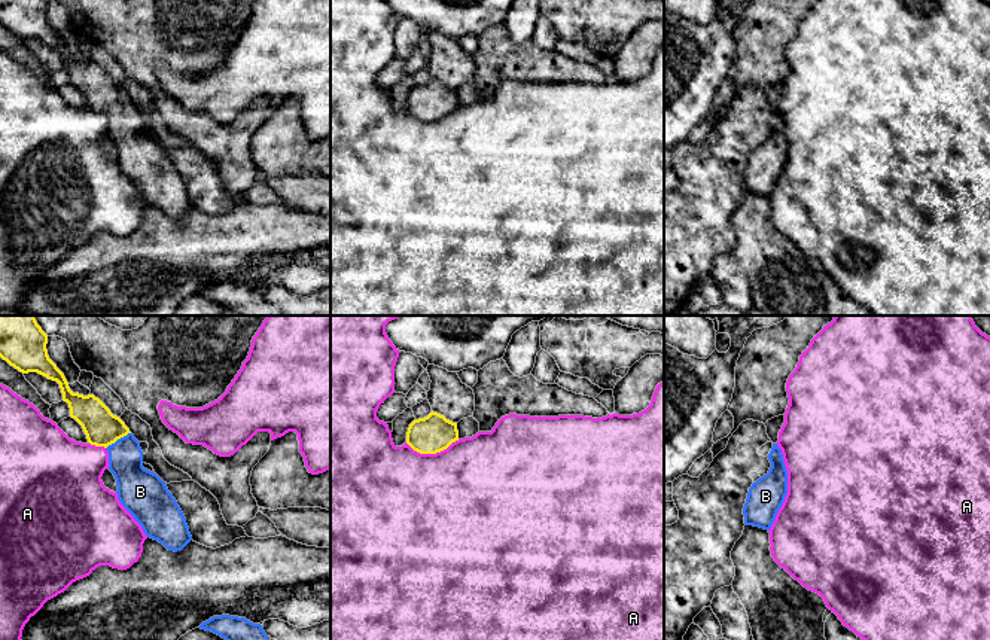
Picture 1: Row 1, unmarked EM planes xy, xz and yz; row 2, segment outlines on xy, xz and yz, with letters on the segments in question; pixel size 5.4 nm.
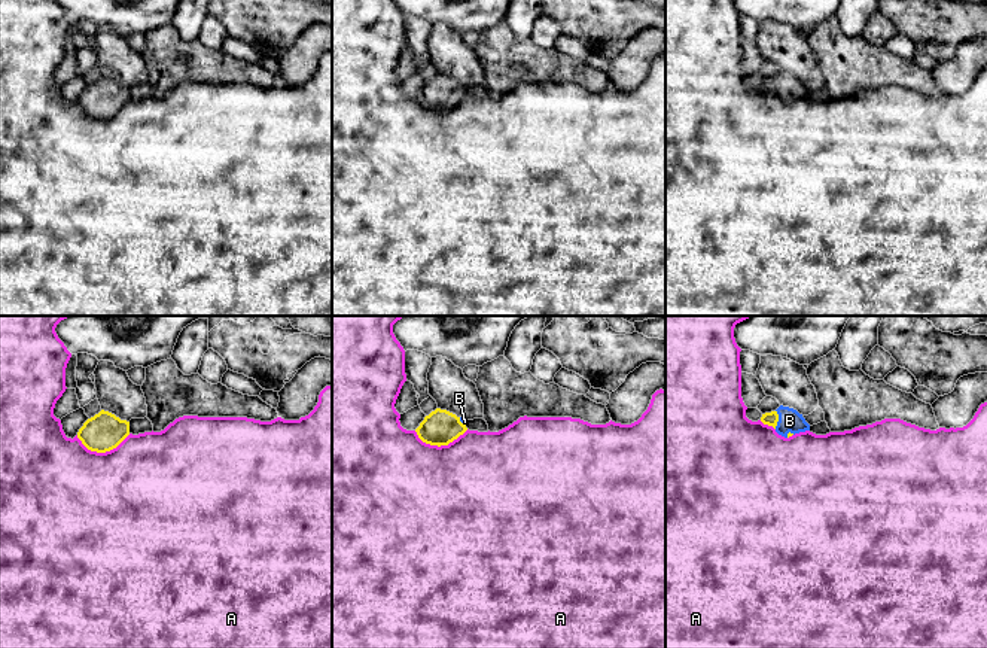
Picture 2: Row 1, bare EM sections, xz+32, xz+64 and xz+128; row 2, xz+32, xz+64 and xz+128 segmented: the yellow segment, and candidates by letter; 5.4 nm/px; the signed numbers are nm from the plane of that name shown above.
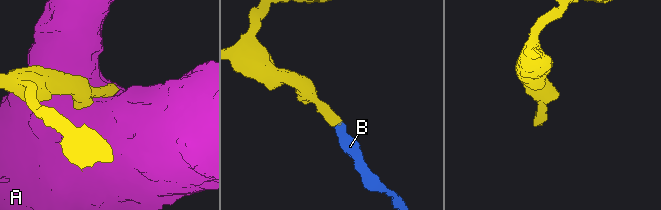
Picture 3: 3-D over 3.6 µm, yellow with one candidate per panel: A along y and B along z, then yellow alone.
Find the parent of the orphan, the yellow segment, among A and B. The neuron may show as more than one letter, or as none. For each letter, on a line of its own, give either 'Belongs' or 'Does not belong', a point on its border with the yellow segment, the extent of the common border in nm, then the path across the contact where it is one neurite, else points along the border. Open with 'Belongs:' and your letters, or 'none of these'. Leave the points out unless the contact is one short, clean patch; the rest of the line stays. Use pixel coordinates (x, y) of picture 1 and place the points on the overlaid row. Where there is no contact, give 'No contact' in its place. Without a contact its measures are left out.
Belongs: B
A: Does not belong. Touches yellow at xz (432, 453). Shared border 300 nm. Boundary: xz (459, 439), (435, 453), (417, 453), (405, 442)
B: Belongs. Touches yellow at xy (118, 438). Shared border 160 nm. Path across: xy (101, 427), (118, 438), (125, 457)

